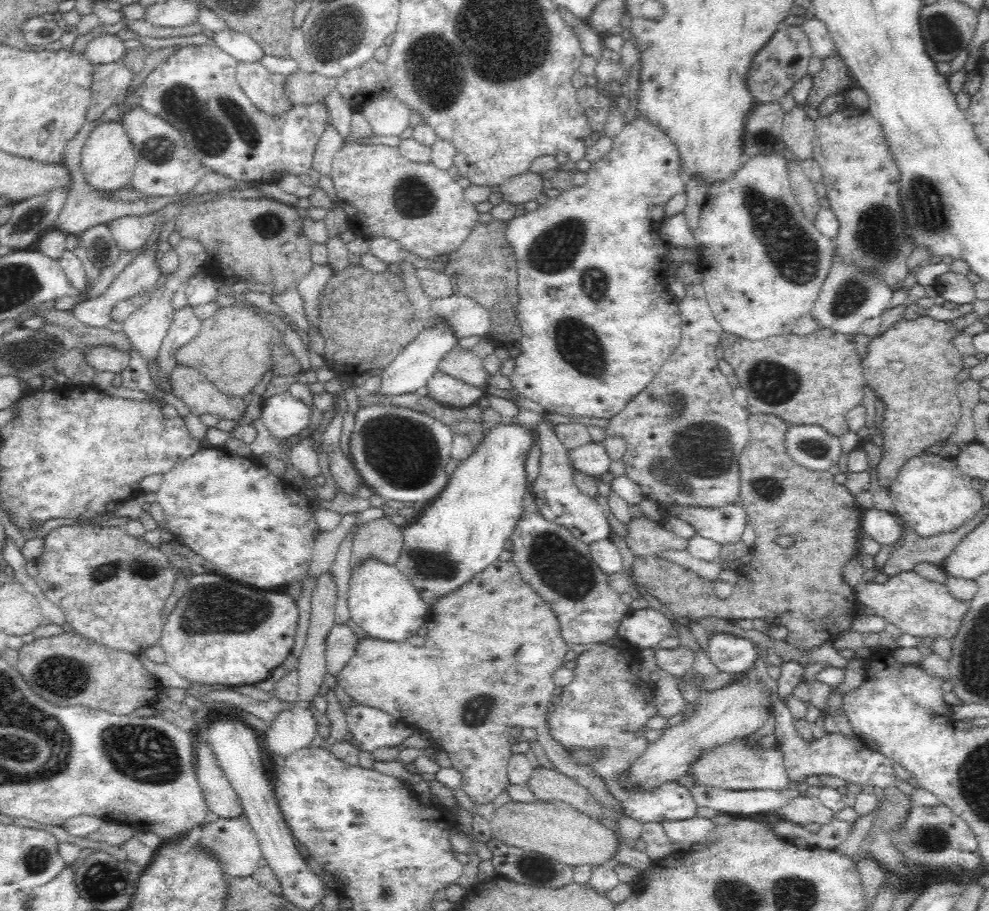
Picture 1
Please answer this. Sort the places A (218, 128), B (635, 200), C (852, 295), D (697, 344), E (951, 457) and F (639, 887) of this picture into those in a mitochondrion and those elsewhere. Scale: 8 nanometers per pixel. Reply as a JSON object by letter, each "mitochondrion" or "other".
{"A":"mitochondrion","B":"other","C":"mitochondrion","D":"other","E":"other","F":"other"}

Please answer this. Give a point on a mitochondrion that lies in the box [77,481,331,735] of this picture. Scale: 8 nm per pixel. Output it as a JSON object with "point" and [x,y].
{"point":[212,607]}

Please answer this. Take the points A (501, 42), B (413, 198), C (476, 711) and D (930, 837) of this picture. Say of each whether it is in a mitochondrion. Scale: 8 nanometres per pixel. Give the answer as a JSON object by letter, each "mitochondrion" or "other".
{"A":"mitochondrion","B":"mitochondrion","C":"mitochondrion","D":"mitochondrion"}

